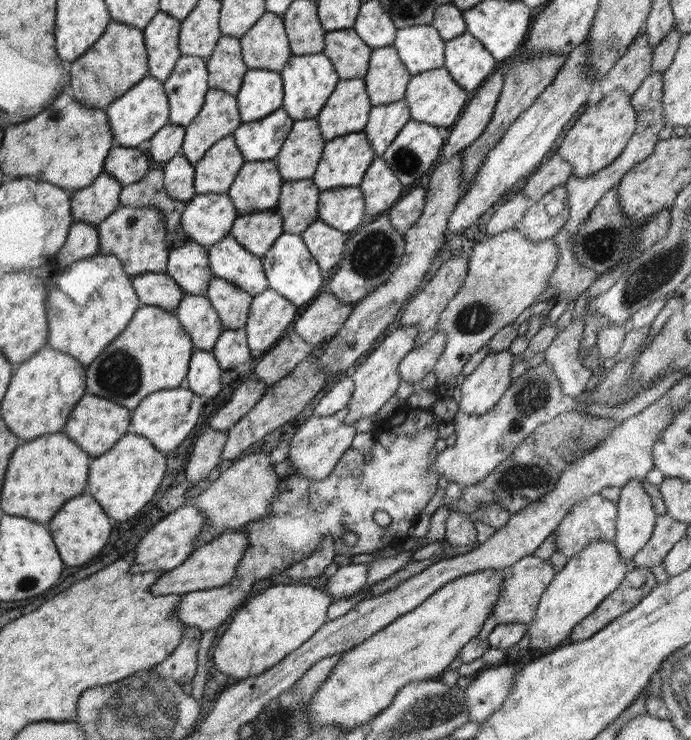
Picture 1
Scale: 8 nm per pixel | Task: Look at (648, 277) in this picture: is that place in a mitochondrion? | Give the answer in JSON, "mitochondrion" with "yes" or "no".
{"mitochondrion":"yes"}

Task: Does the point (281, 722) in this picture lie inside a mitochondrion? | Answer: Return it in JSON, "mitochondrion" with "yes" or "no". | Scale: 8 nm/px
{"mitochondrion":"yes"}

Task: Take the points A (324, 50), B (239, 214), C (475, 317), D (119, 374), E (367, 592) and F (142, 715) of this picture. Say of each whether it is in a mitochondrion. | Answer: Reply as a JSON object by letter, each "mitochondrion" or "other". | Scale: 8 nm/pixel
{"A":"other","B":"other","C":"mitochondrion","D":"mitochondrion","E":"other","F":"mitochondrion"}

